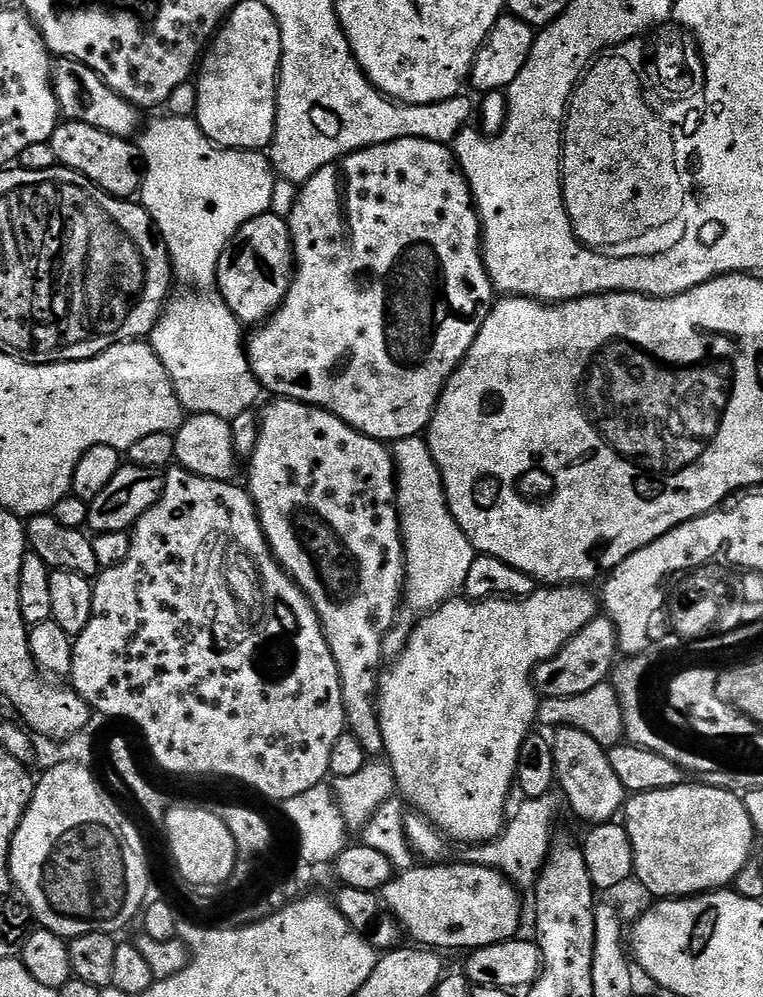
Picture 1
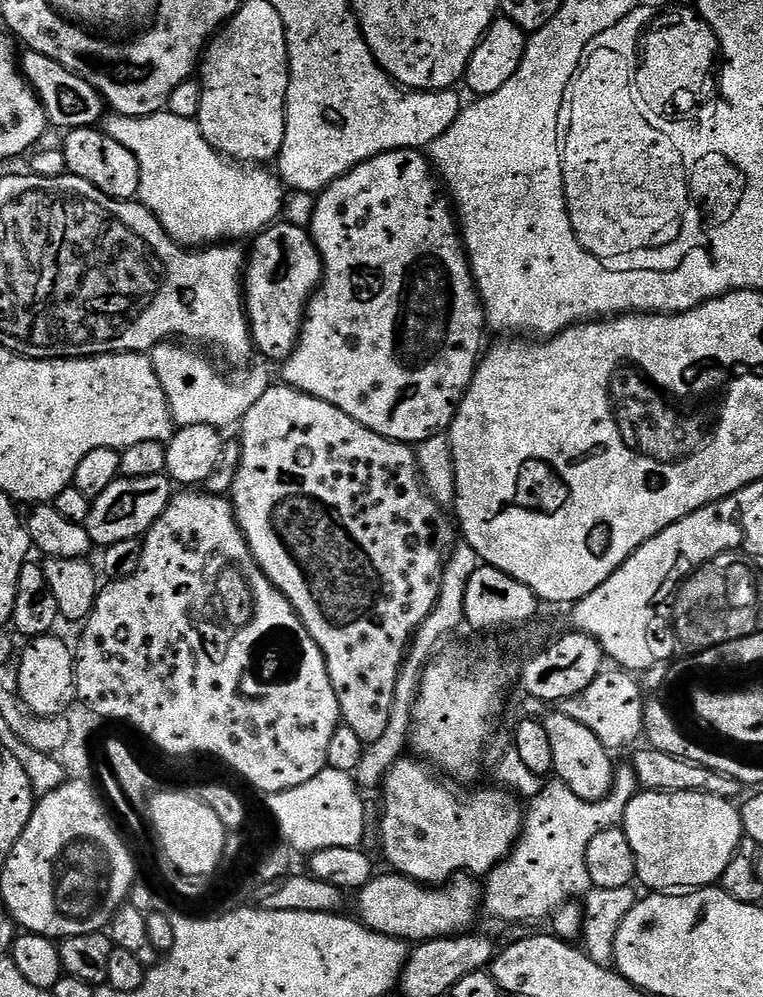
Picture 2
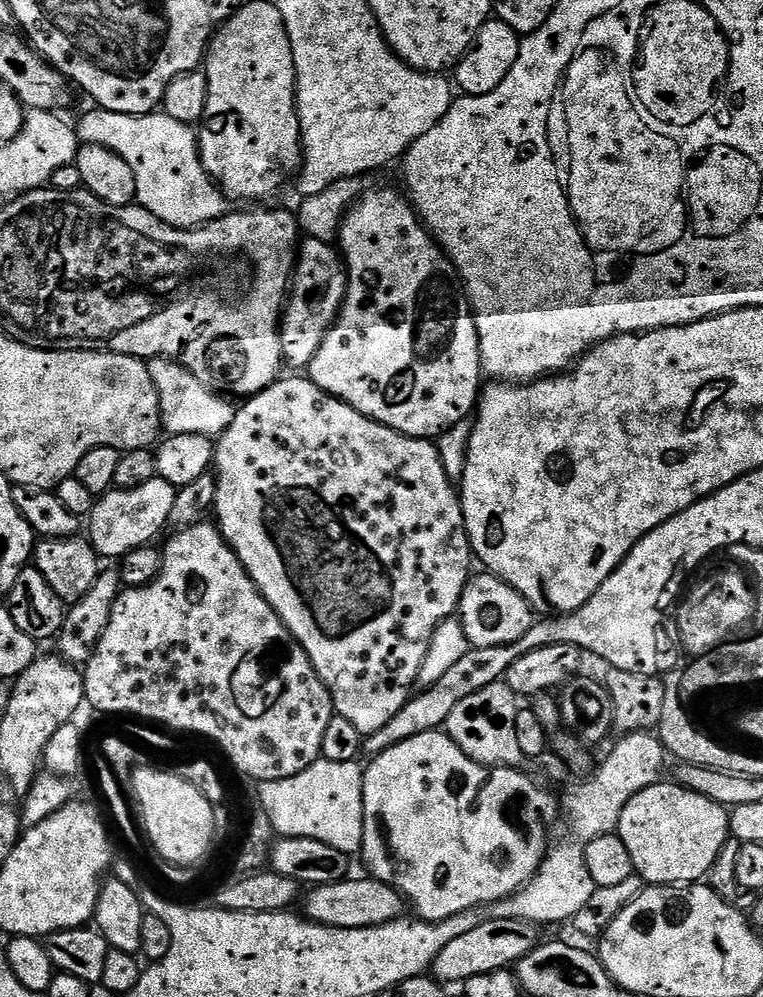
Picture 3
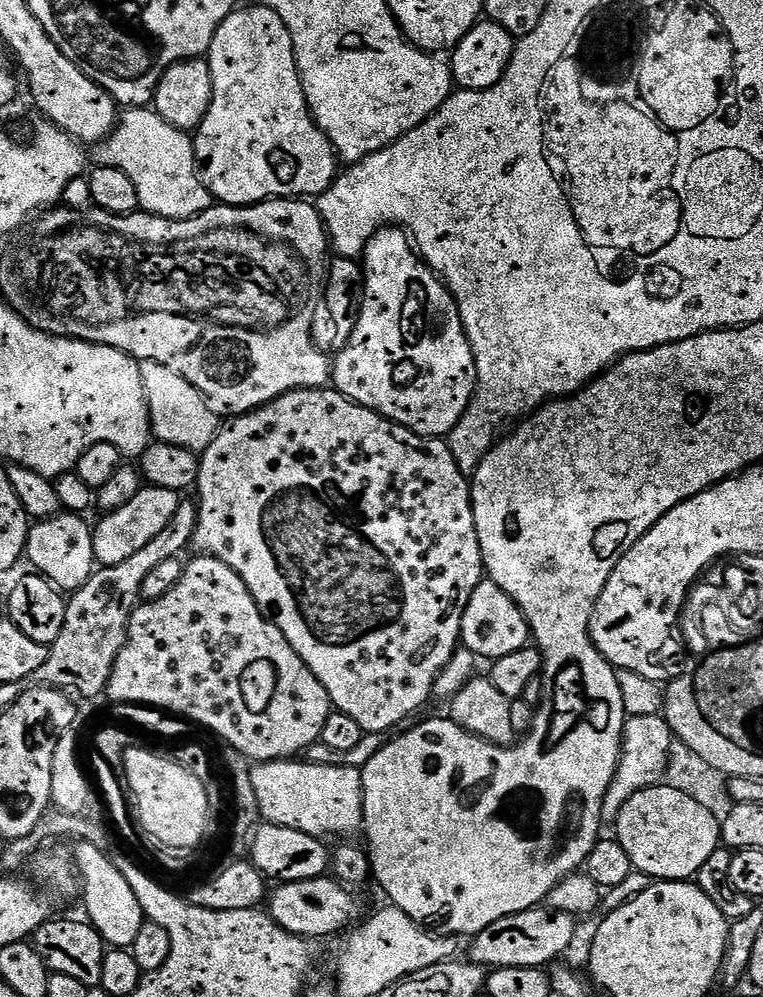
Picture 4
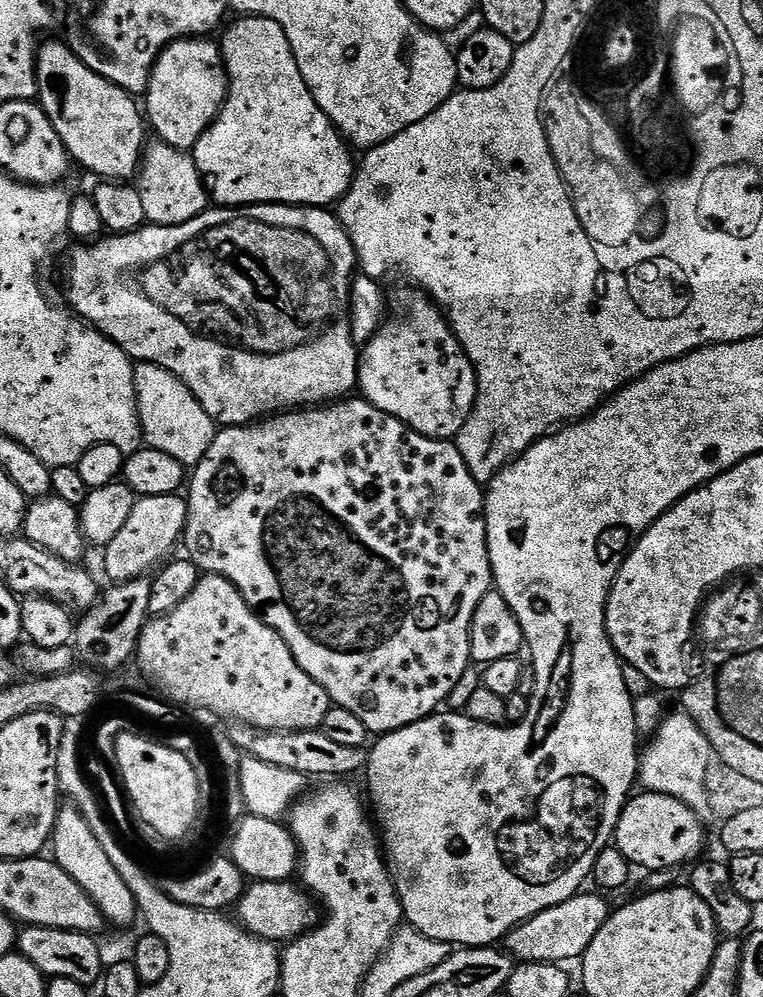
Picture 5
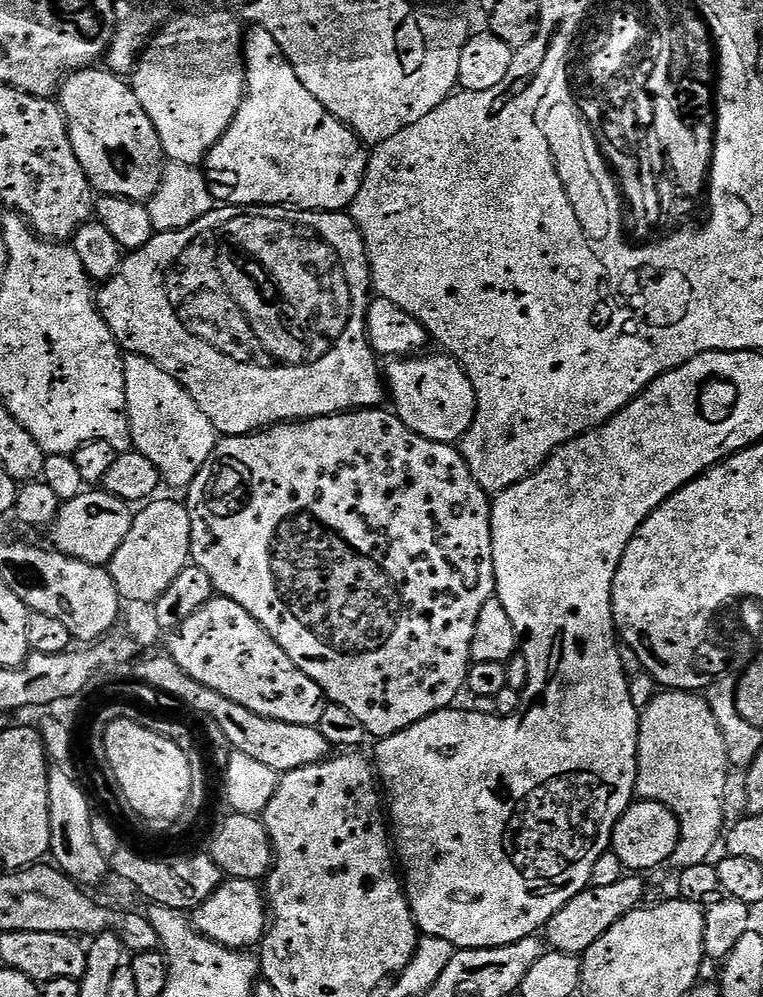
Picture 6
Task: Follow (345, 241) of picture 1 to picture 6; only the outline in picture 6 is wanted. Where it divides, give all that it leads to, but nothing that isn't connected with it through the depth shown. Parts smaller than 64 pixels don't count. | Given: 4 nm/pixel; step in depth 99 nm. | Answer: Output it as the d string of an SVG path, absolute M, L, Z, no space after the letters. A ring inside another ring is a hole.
M420 354L415 358L396 358L386 368L386 388L390 393L390 400L394 405L394 411L401 422L410 426L414 434L422 438L430 438L434 442L455 445L464 439L465 434L476 418L476 391L468 377L468 371L459 364L454 357L447 354L432 356L433 354Z

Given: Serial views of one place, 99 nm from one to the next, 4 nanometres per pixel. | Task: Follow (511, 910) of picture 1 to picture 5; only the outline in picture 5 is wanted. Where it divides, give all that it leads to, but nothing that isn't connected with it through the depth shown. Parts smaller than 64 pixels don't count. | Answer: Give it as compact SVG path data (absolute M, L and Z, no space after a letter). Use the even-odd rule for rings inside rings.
M258 880L249 883L240 899L239 912L239 923L251 936L273 942L291 942L299 936L305 936L322 919L317 901L299 883L286 880Z

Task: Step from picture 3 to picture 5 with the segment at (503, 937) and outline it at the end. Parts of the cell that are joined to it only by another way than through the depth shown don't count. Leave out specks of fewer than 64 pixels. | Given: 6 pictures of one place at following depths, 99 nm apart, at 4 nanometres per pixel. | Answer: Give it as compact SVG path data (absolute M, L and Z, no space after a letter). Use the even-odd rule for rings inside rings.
M577 894L558 906L550 906L550 910L542 910L542 914L534 914L526 922L522 922L516 928L511 928L504 937L502 944L513 961L533 964L563 965L564 960L579 961L584 952L594 942L594 934L602 930L602 926L609 918L610 907L603 900L605 897L584 896Z

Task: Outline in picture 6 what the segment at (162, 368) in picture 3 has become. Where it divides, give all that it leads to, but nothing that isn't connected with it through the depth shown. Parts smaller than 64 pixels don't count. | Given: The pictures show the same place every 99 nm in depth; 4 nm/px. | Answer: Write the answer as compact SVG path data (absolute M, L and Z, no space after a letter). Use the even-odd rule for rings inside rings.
M129 355L124 362L130 444L160 470L163 483L187 489L206 466L218 443L216 427L202 414L194 398L166 370L144 356Z

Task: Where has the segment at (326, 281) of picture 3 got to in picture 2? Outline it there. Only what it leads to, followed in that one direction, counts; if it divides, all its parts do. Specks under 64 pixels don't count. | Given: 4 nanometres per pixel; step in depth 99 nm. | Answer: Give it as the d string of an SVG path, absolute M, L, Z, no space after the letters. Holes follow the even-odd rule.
M275 222L255 234L252 249L246 252L244 266L244 310L248 314L248 328L252 332L252 342L257 353L268 360L283 362L296 349L300 341L300 327L304 325L306 309L313 292L324 279L324 259L320 257L318 246L312 240L308 228L299 228L287 222Z

